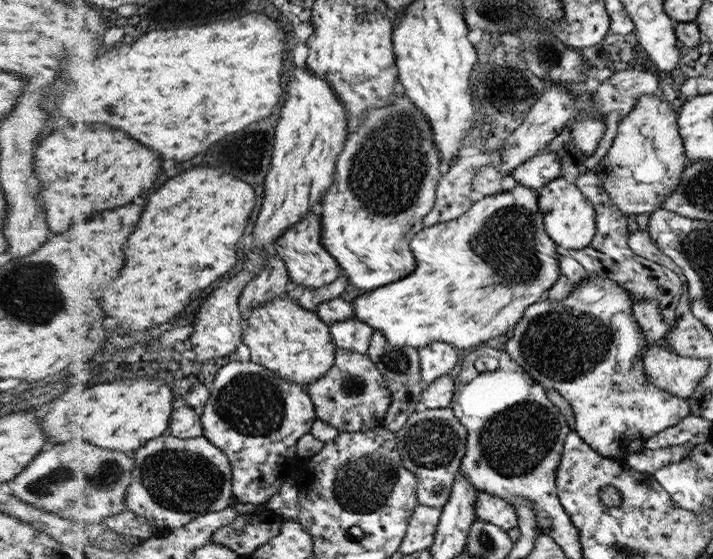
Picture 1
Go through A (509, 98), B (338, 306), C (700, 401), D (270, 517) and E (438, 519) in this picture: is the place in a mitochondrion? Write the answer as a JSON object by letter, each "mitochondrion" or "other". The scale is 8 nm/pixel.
{"A":"mitochondrion","B":"other","C":"other","D":"other","E":"other"}

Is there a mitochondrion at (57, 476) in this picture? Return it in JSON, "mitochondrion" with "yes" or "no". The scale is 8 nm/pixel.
{"mitochondrion":"yes"}

